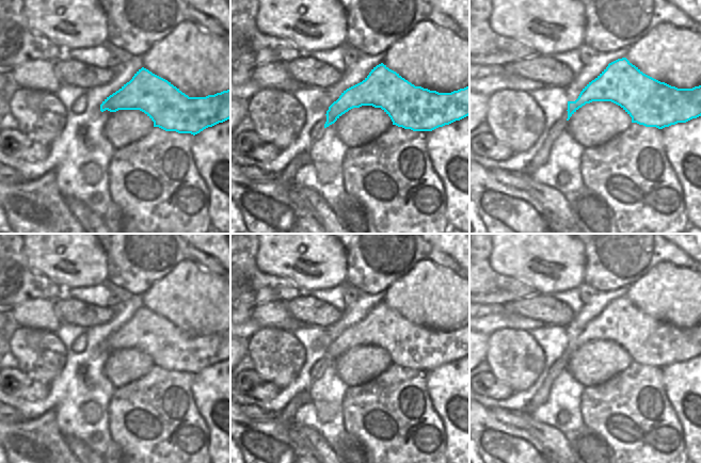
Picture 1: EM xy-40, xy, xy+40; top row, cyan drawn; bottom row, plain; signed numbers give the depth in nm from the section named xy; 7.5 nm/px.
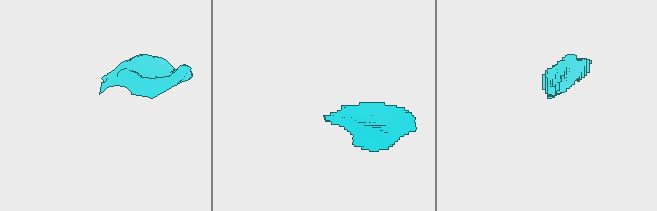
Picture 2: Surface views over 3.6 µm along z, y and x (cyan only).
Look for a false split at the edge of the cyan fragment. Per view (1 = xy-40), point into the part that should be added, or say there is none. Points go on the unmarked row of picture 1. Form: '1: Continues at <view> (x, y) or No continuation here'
1: No continuation here

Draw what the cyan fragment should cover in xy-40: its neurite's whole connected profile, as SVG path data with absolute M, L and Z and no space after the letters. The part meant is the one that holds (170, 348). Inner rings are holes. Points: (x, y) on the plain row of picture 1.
M142 306L129 321L102 340L100 350L106 349L140 349L154 361L154 366L195 374L230 357L230 328L206 336L189 336L168 319Z

